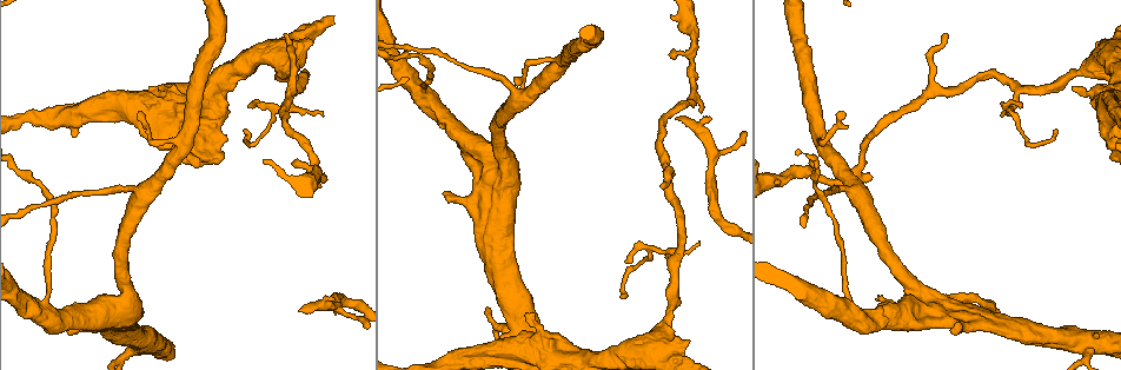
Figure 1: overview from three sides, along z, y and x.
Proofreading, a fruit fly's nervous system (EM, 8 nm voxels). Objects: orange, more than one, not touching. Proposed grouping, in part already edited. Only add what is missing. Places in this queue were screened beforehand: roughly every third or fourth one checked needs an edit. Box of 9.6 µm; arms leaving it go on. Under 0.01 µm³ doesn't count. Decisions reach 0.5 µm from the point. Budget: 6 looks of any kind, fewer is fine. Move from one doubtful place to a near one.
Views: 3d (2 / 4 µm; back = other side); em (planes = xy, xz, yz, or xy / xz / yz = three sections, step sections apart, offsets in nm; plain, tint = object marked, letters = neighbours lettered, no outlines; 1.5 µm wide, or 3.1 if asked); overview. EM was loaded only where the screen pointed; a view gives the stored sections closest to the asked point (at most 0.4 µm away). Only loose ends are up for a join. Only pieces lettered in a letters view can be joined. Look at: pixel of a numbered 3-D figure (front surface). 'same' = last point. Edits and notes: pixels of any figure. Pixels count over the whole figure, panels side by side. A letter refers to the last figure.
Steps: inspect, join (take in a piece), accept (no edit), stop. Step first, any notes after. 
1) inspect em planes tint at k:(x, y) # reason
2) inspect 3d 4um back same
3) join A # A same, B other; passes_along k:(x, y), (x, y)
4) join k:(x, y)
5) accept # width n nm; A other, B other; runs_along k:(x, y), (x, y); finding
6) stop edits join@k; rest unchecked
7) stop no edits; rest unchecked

inspect em planes letters at 1:(443, 193) # branch stops here

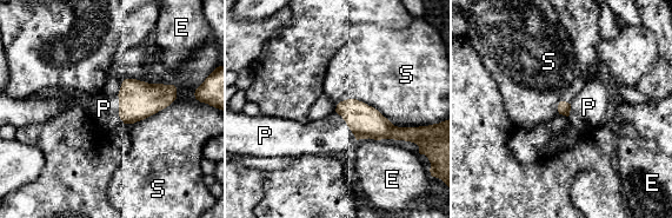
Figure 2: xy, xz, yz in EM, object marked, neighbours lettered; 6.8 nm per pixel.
join P # E other, P same, S other; it goes on there

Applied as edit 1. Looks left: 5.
inspect em planes letters at 1:(1073, 89) # thick end

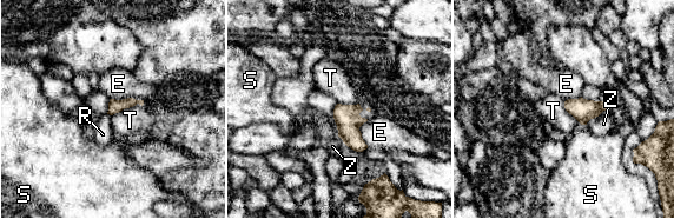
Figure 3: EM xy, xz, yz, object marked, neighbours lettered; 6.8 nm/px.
accept # E other, R other, S other, T other, Z other; border 3:(134, 105), (111, 115); no lettered piece goes on from it

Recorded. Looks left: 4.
inspect 3d 4um at 1:(944, 36) # tapers out

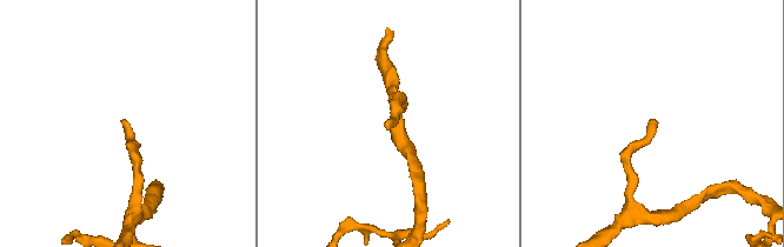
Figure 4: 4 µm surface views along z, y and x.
inspect em xy step 8 tint at 4:(122, 123)

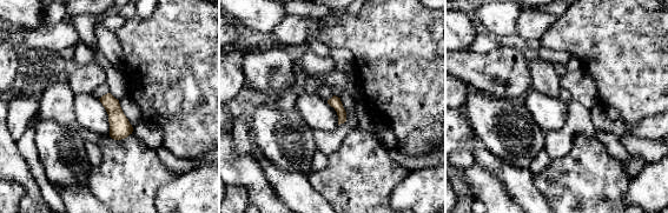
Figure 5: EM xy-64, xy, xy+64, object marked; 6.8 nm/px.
inspect em planes letters same # cut it another way

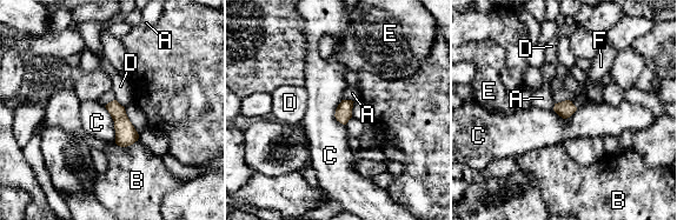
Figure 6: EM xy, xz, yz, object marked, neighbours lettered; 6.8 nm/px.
join F # A other, B other, C other, D other, E other, F same; it goes on there

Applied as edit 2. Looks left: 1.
stop edits join@2, join@6; rest unchecked

